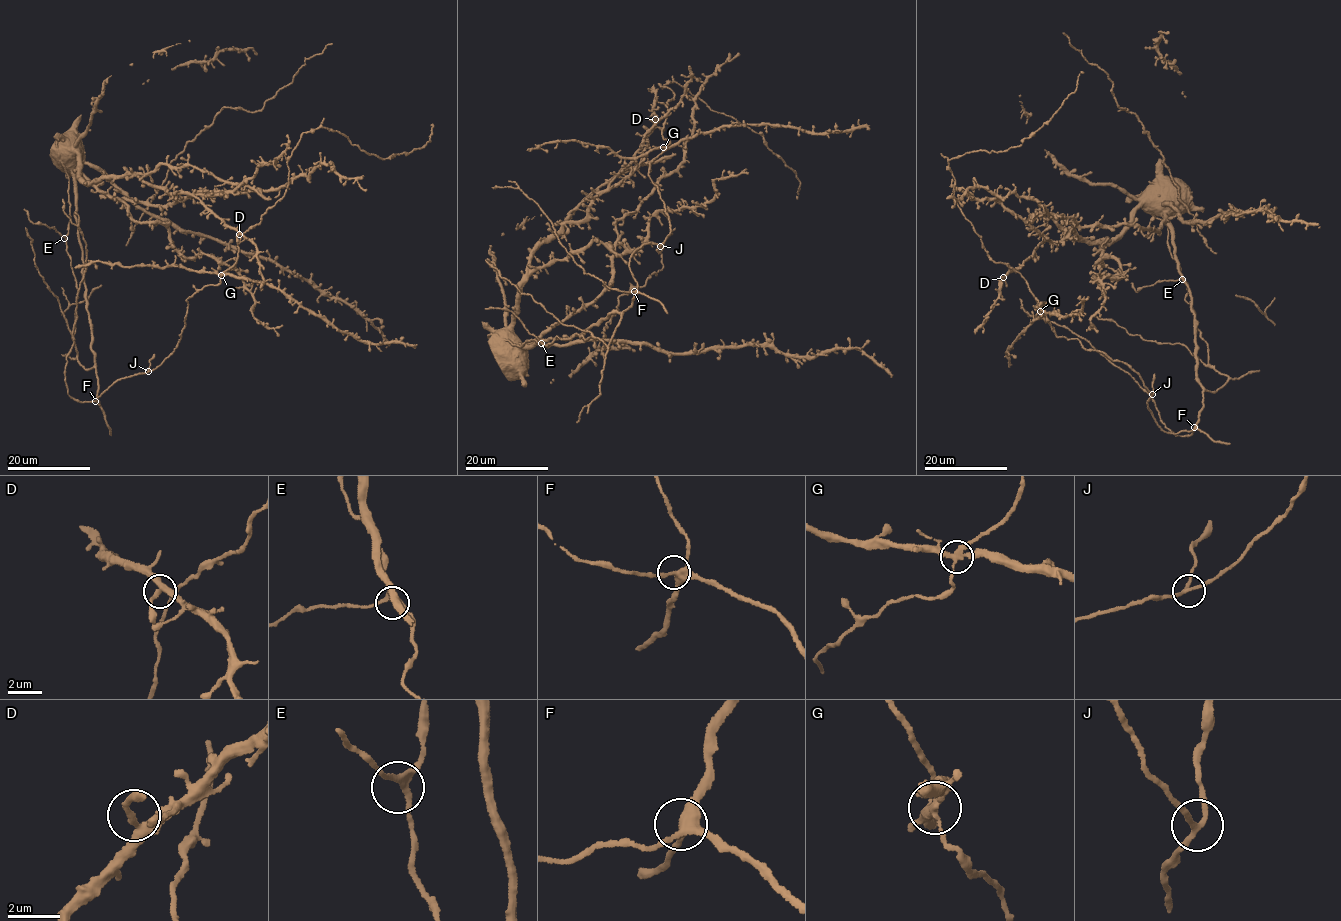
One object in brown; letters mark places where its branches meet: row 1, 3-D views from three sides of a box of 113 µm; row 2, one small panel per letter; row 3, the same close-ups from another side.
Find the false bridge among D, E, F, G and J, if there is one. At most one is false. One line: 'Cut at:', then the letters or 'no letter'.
Cut at: G

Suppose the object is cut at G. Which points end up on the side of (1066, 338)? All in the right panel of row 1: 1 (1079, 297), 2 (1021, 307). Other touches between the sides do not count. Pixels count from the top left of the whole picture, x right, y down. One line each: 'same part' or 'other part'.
1: other part
2: same part

